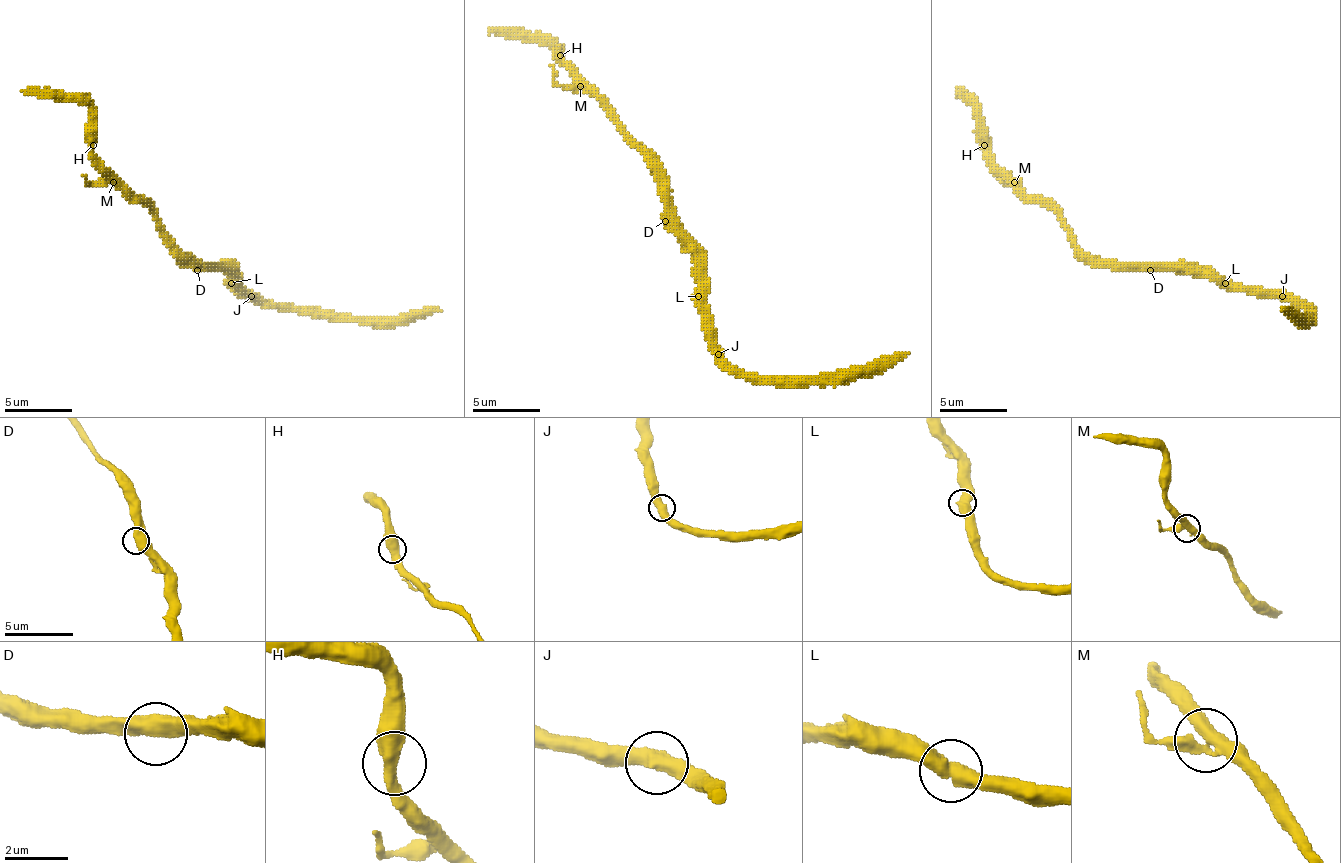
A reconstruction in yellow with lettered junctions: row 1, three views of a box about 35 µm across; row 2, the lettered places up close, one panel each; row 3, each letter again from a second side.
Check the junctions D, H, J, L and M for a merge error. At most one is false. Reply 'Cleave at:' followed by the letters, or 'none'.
Cleave at: none

